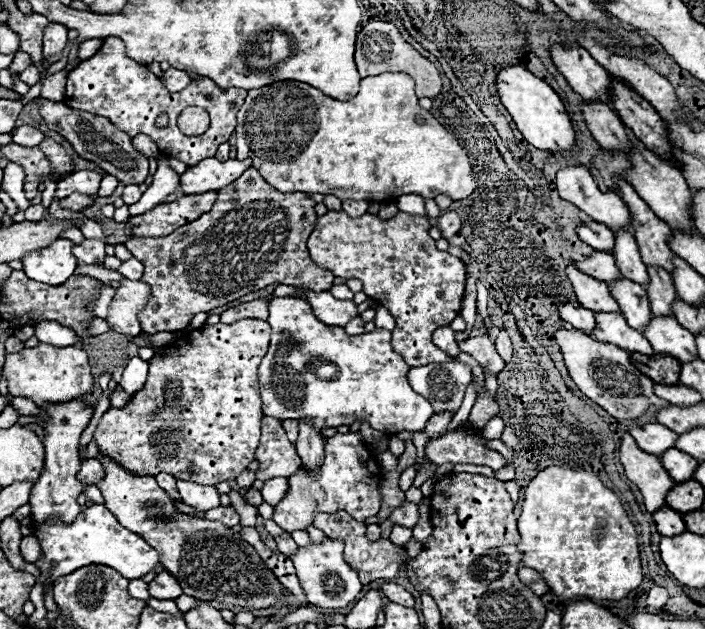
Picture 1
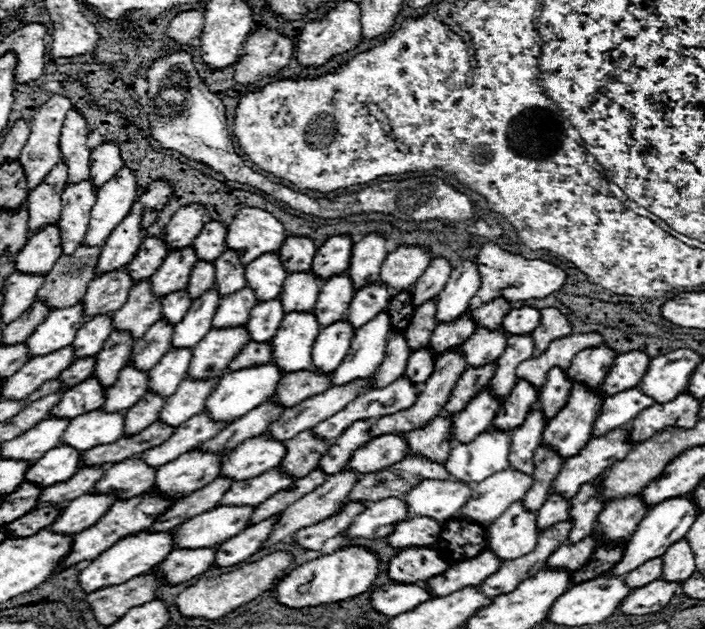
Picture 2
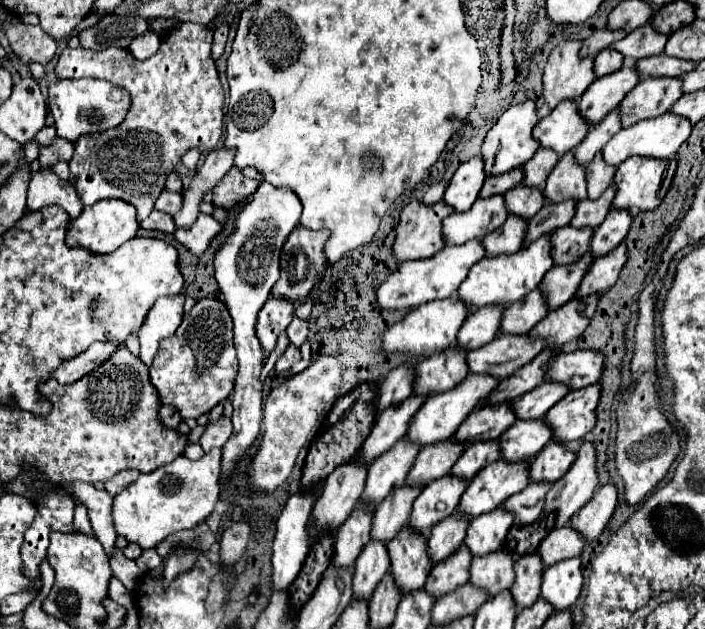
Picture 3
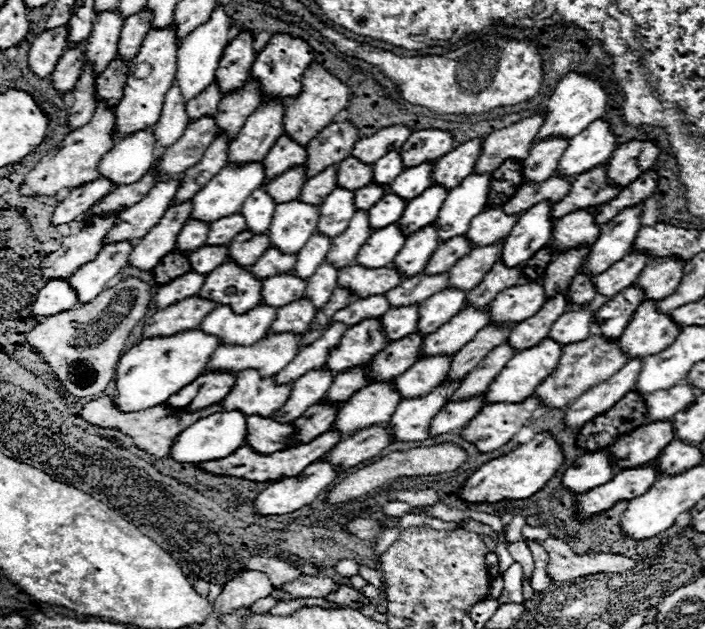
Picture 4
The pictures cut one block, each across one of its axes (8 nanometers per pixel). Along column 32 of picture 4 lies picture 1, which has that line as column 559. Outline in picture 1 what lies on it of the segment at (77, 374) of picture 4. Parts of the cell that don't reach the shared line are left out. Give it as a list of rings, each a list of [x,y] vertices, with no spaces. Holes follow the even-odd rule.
[[[560,328],[554,332],[554,338],[560,346],[560,352],[564,356],[566,368],[574,384],[580,388],[582,394],[586,394],[590,400],[602,406],[610,416],[620,420],[630,420],[642,416],[650,406],[664,408],[668,404],[662,398],[656,398],[652,390],[654,382],[650,378],[644,378],[644,374],[636,370],[626,350],[620,350],[618,346],[612,346],[608,342],[596,342],[592,336],[574,328],[570,330]]]

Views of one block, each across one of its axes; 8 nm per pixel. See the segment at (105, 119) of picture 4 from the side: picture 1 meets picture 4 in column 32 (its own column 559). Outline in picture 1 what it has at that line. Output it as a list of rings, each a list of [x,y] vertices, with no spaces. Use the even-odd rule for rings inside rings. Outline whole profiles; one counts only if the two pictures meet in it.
[[[582,164],[558,170],[556,190],[560,192],[560,198],[572,202],[592,220],[606,224],[610,230],[630,226],[630,214],[622,198],[612,190],[602,192],[590,176],[588,168]]]

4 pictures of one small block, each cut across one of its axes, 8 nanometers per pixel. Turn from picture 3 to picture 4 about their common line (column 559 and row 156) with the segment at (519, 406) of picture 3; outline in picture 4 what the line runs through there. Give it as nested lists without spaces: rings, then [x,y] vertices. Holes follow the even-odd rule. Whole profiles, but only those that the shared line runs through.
[[[390,150],[384,158],[374,164],[374,178],[372,182],[380,186],[390,186],[390,182],[404,170],[404,162],[400,150]]]

